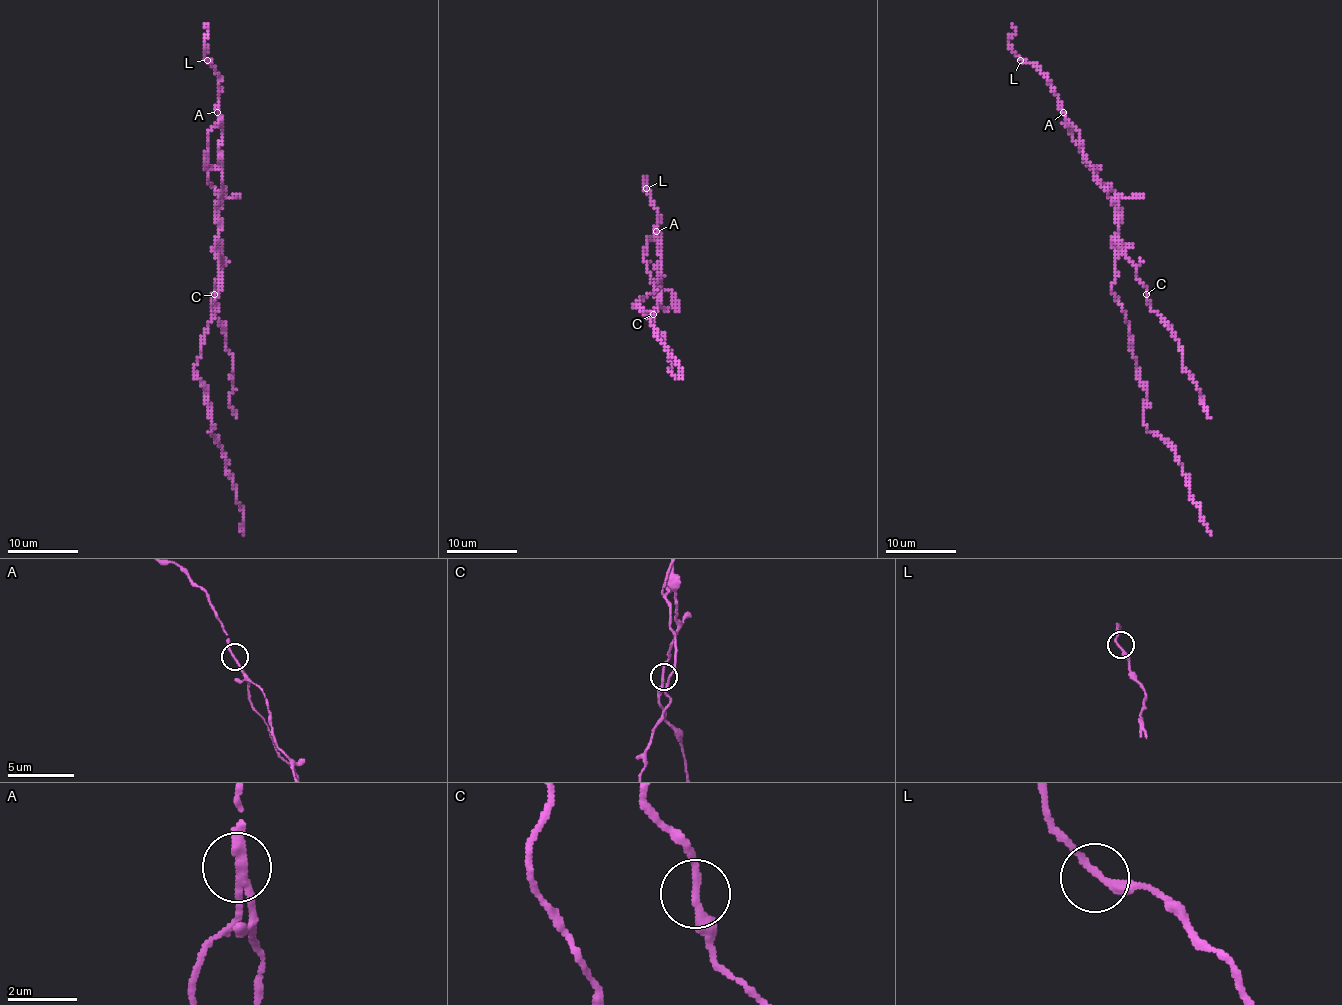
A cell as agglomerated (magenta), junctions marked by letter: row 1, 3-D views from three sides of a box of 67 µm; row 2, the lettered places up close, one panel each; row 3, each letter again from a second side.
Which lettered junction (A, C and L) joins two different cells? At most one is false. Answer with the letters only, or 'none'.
A

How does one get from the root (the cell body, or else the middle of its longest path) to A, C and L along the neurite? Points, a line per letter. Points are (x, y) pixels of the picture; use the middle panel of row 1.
A: (658, 282), (657, 287), (653, 282), (660, 273), (658, 250), (662, 247), (657, 231)
C: (658, 282), (655, 286), (660, 293), (660, 303), (653, 314)
L: (658, 282), (657, 287), (653, 282), (660, 273), (658, 250), (662, 247), (657, 229), (658, 211), (646, 188)

